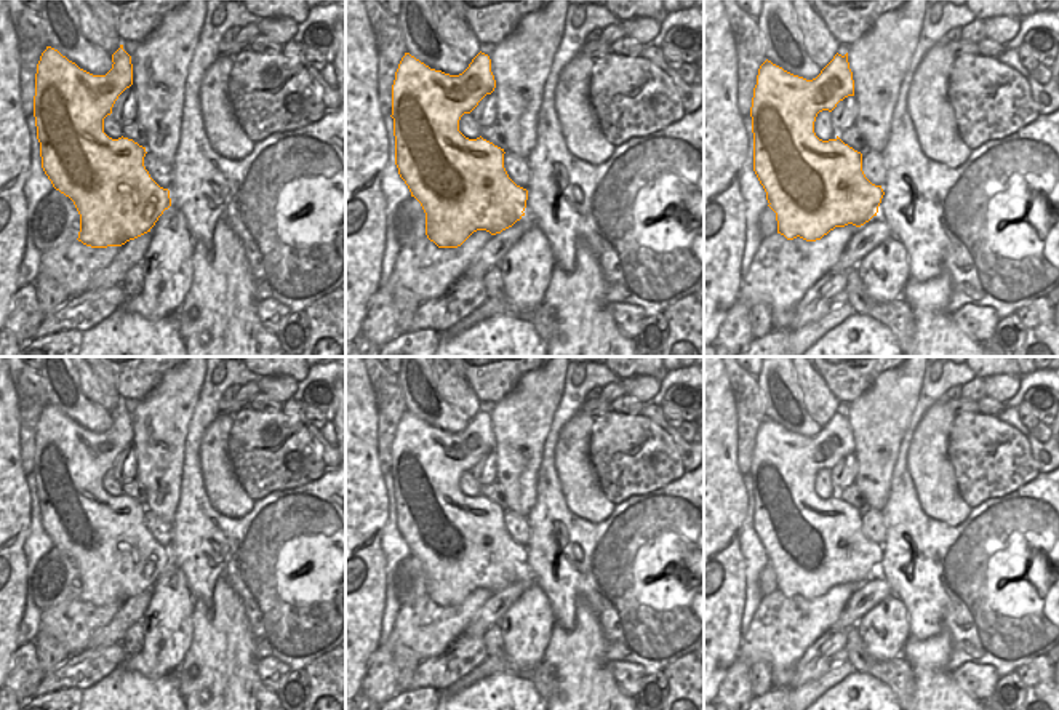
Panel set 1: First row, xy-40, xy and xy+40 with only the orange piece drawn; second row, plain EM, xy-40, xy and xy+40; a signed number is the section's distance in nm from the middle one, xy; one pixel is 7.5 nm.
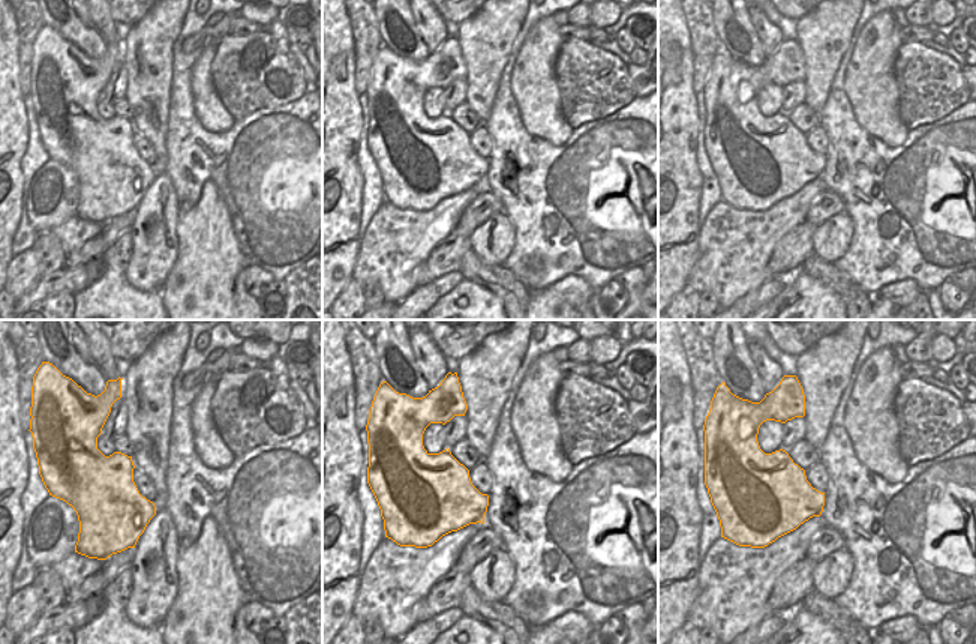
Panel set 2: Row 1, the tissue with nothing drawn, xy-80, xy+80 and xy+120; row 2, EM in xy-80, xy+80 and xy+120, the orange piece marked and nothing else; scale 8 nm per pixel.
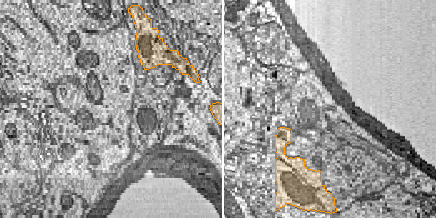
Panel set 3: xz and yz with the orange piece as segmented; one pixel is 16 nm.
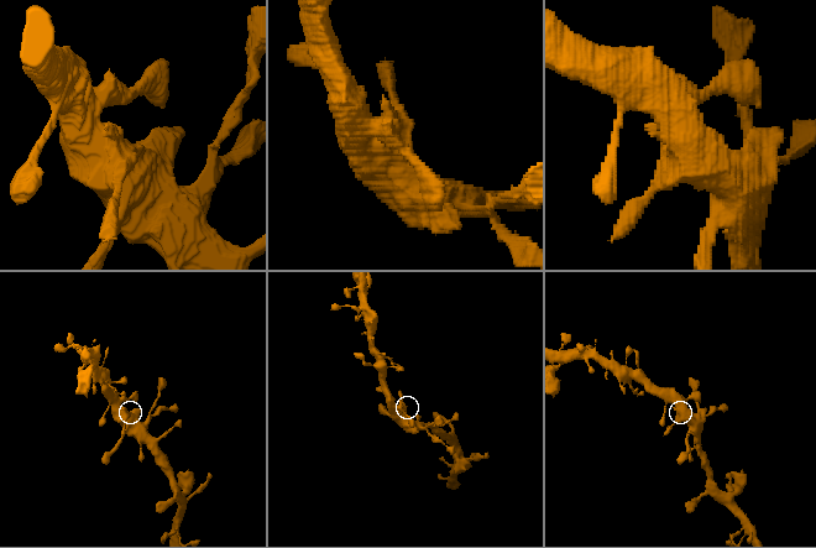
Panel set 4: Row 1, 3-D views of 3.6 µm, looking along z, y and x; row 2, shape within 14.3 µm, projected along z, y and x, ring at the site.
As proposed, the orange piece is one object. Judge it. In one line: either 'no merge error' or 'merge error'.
no merge error

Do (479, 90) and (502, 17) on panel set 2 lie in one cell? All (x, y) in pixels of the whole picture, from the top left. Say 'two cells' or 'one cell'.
one cell

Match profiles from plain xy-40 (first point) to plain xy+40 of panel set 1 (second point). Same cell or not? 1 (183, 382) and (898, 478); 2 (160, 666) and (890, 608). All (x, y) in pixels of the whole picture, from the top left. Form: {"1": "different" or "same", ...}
{"1": "different", "2": "same"}

